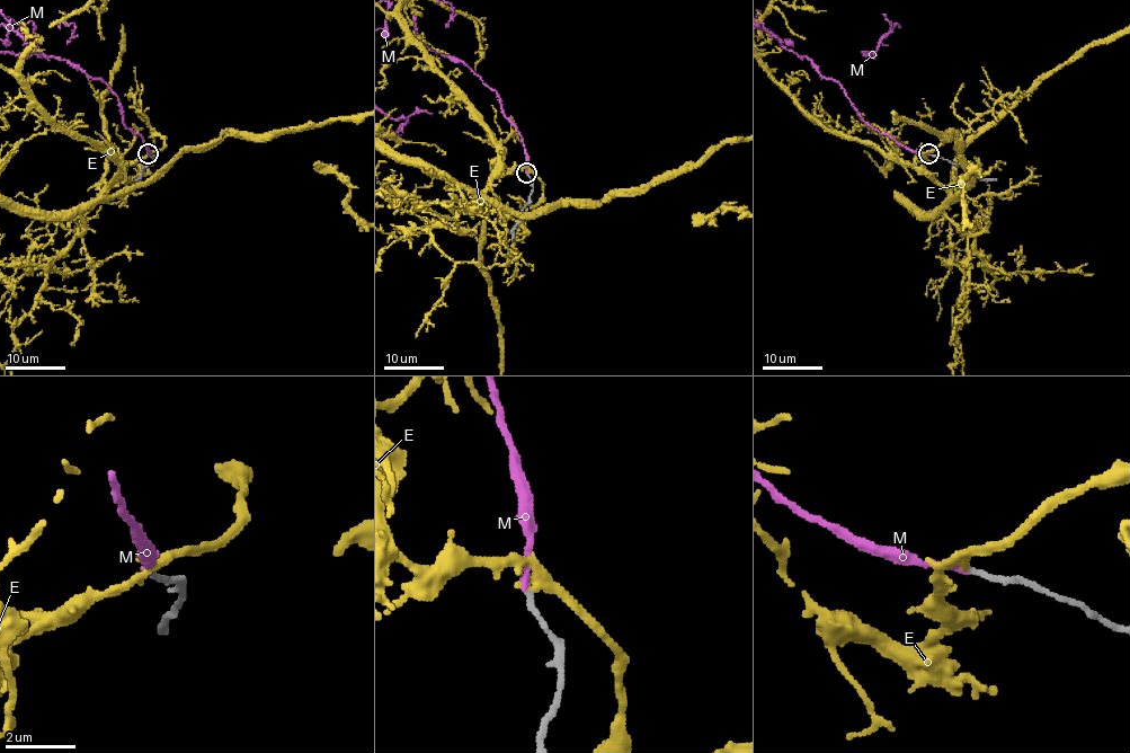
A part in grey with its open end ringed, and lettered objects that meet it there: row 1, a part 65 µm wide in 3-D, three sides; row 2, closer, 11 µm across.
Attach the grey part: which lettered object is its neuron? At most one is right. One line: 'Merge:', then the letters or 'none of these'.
Merge: M

